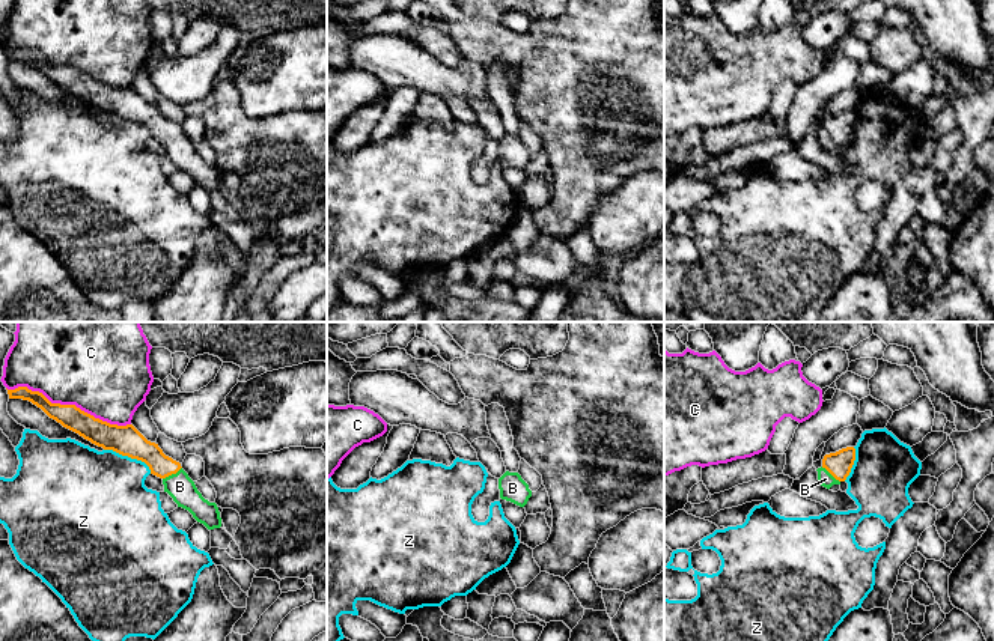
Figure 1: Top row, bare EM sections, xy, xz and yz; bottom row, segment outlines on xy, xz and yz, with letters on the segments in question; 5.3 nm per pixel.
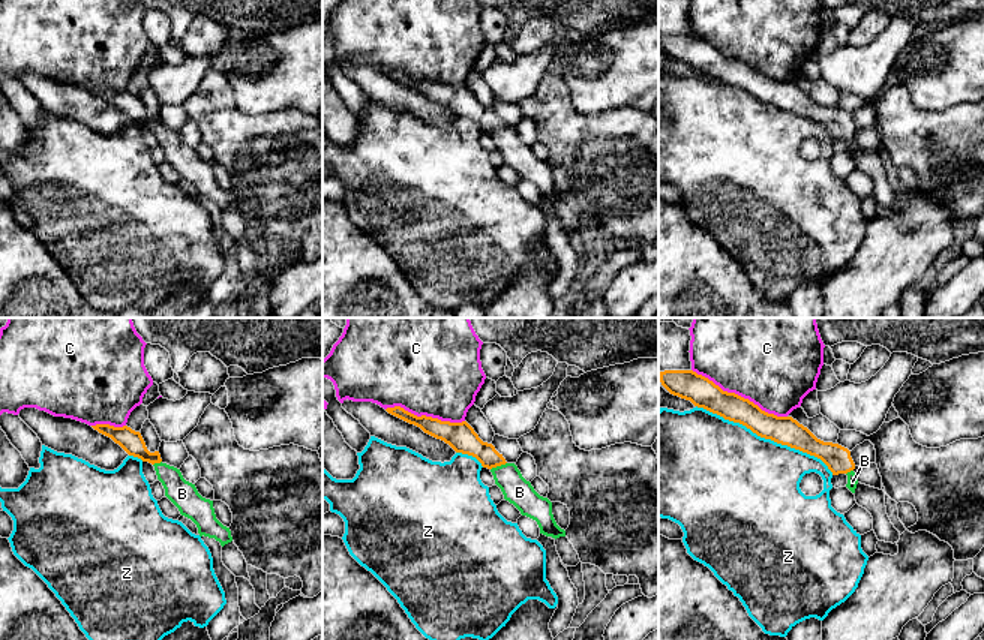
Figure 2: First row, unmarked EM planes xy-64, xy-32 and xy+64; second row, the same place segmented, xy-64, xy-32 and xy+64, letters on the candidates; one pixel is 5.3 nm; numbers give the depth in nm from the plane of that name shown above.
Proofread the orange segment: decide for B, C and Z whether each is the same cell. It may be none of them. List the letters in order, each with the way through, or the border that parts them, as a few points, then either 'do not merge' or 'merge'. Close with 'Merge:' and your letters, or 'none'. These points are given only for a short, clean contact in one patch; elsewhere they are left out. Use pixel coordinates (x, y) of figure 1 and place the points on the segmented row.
B: across xy (134, 446), (148, 452), (172, 473), (179, 486) | merge
C: do not merge
Z: do not merge
Merge: B

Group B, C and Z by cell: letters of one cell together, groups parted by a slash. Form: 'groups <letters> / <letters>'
groups B / C / Z

